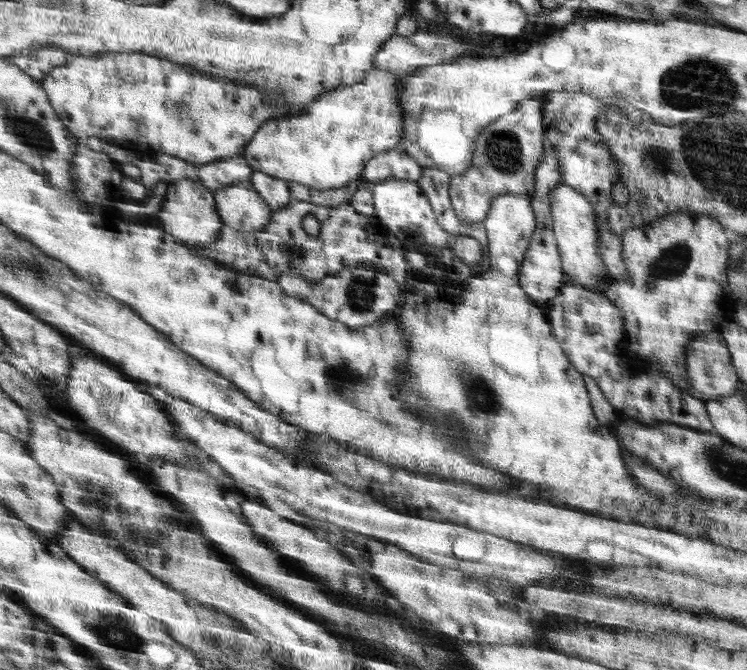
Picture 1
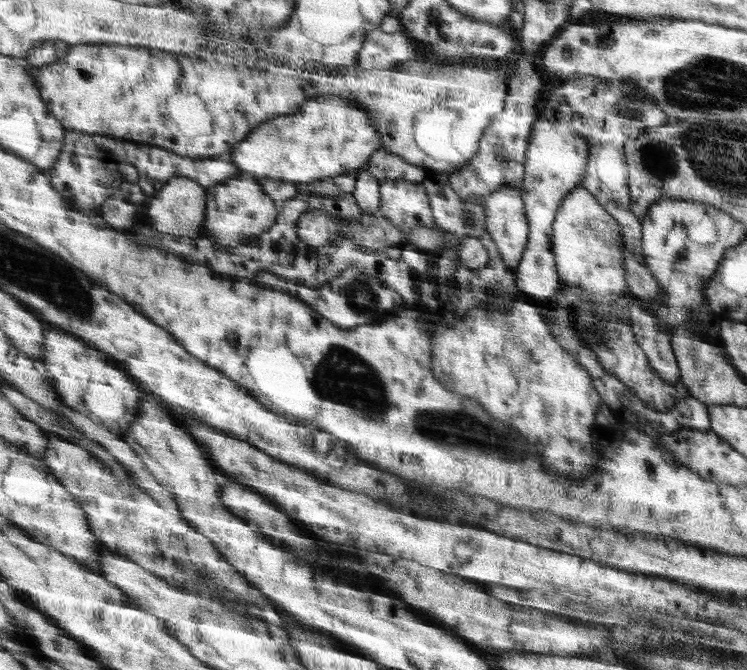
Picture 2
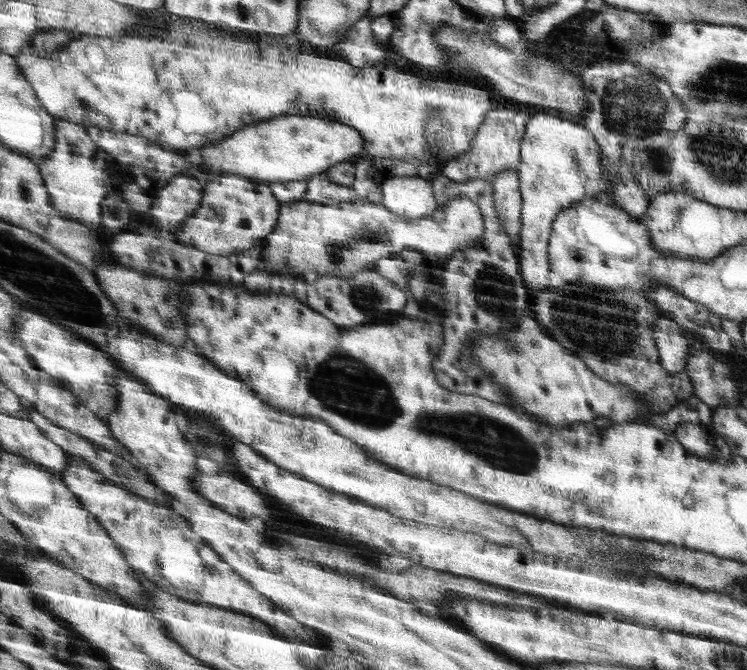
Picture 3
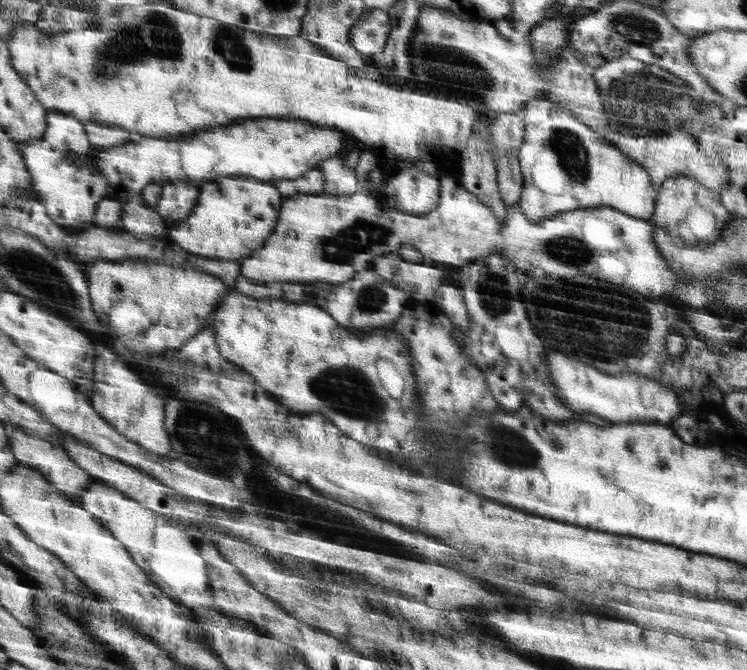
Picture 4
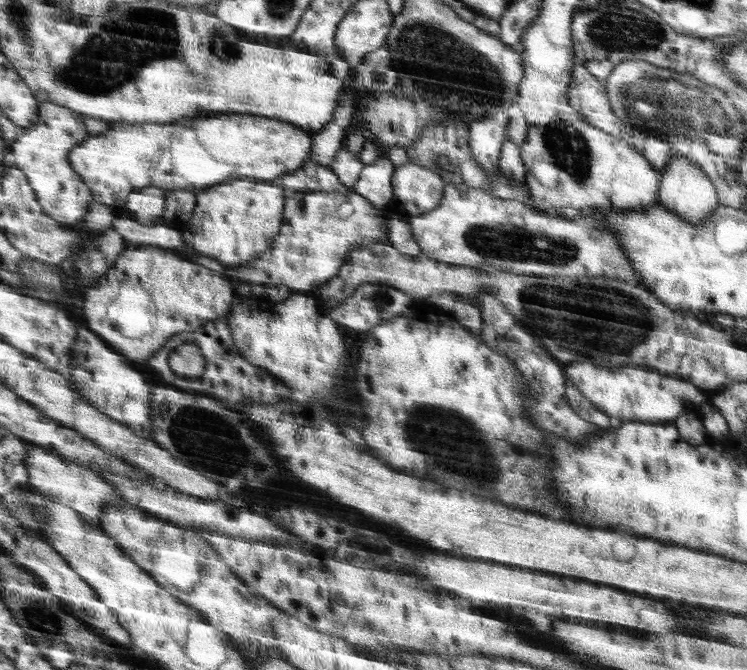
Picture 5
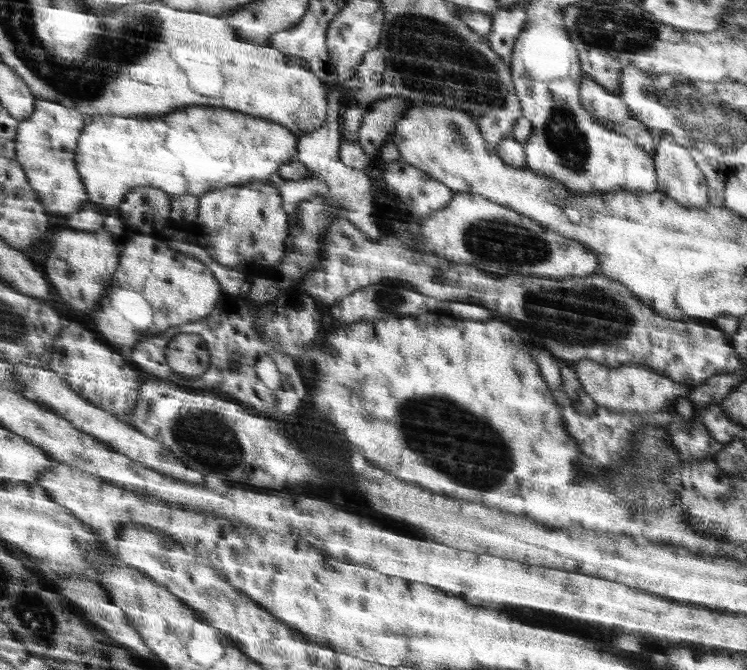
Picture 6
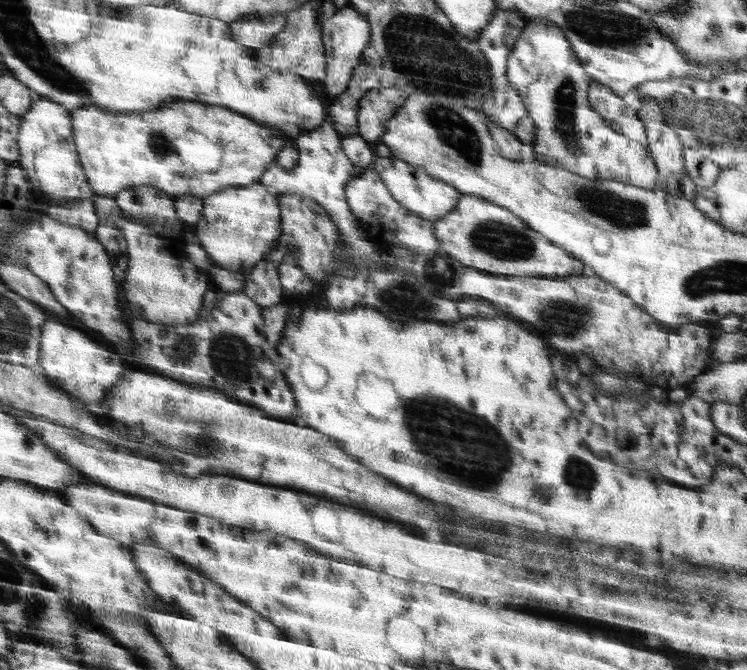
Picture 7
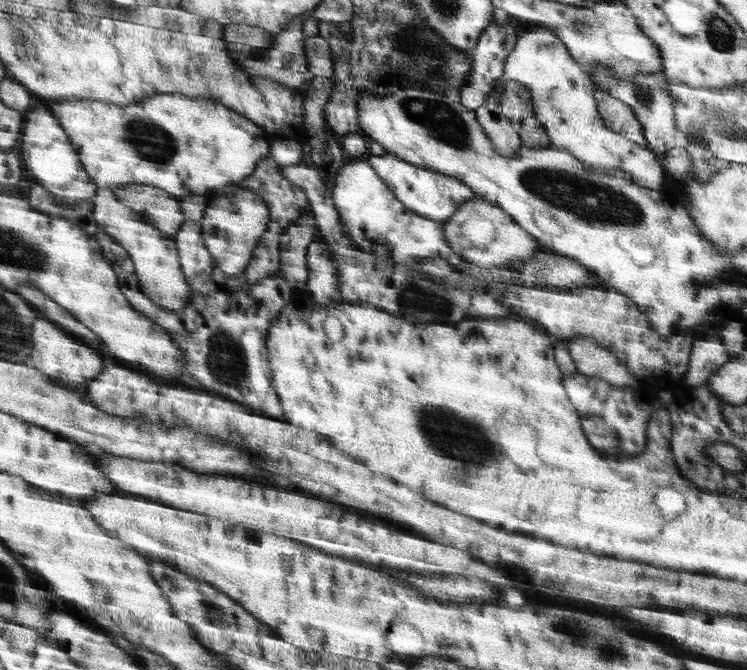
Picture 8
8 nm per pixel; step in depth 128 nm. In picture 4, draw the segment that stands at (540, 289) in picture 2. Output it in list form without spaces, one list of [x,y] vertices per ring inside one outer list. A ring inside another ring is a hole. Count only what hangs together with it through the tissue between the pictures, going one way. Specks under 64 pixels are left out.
[[[540,97],[529,100],[521,111],[526,121],[526,137],[516,153],[524,174],[524,192],[519,208],[530,220],[541,222],[564,212],[602,206],[621,210],[639,219],[652,218],[658,190],[653,187],[651,176],[636,161],[626,157],[613,142],[584,124],[570,109],[562,108],[550,99]]]

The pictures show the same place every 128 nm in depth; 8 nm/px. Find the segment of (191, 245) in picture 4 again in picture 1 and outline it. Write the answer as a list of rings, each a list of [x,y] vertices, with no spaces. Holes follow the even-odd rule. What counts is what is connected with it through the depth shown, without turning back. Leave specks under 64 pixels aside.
[[[247,183],[228,185],[215,193],[217,209],[224,221],[235,231],[254,235],[268,226],[272,211],[257,189]]]

